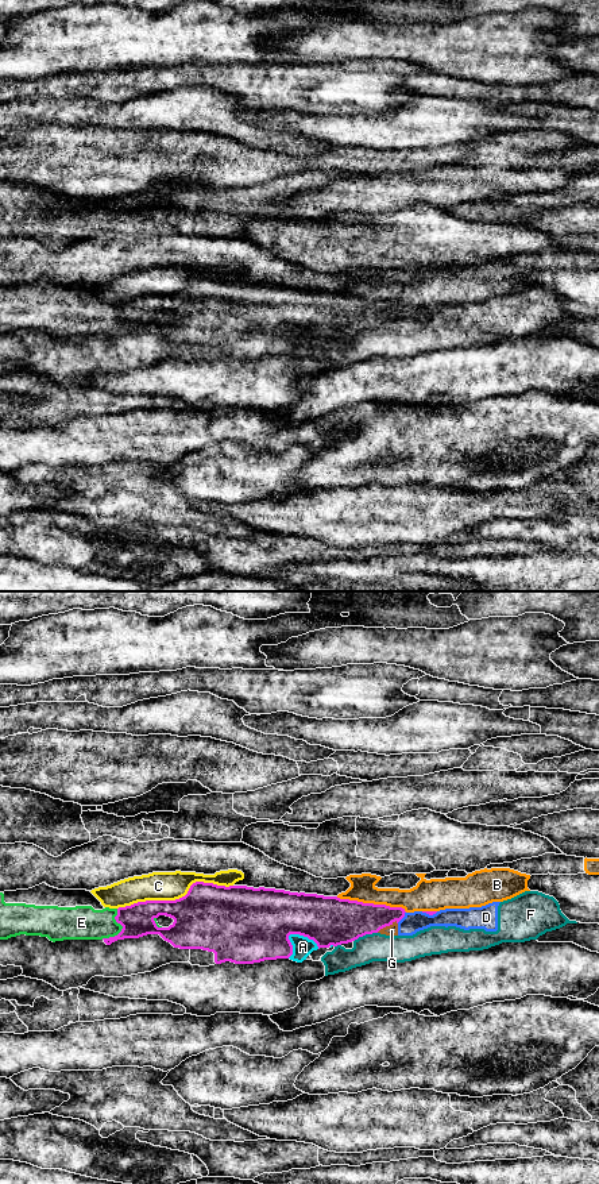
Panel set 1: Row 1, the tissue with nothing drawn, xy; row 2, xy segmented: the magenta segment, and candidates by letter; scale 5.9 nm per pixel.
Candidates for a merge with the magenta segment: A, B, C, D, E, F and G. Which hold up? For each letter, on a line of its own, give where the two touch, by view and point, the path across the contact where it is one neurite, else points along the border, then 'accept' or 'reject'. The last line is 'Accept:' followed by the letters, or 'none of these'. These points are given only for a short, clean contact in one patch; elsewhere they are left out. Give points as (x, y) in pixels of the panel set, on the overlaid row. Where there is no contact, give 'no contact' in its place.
A: contact xy (304, 936); reject
B: contact xy (371, 903); reject
C: contact xy (176, 899); reject
D: contact xy (402, 917); reject
E: contact xy (122, 929); reject
F: contact xy (364, 934); reject
G: contact xy (386, 925); border xy (397, 921), (377, 932); reject
Accept: none of these

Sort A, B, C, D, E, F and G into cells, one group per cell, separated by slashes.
A D F G / B C / E

